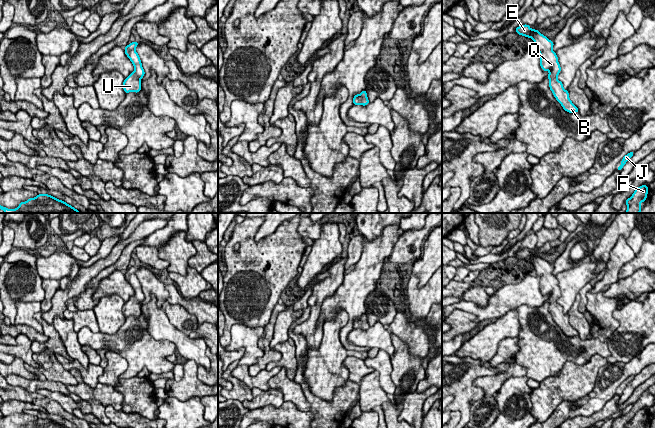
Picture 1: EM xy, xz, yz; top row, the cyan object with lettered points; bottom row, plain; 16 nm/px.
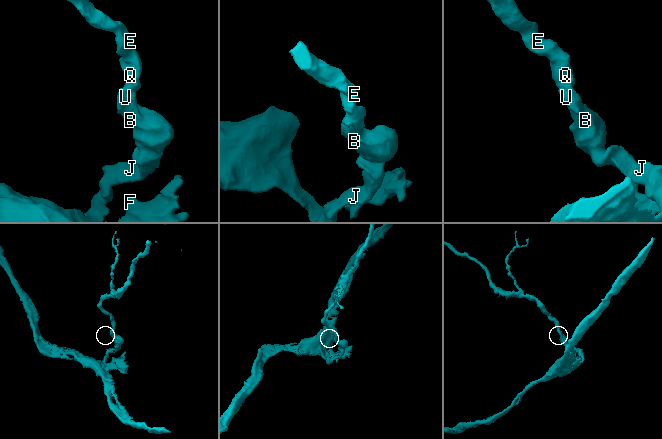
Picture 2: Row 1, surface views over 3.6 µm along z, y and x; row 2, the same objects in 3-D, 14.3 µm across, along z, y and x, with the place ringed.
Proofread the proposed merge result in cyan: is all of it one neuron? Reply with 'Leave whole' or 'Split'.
Leave whole

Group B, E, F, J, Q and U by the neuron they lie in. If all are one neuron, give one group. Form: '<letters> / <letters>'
B E F J Q U

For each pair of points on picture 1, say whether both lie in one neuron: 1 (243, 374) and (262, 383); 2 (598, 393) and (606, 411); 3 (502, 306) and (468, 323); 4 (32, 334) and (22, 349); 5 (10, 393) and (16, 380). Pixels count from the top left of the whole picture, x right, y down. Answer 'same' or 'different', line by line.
1: same
2: different
3: different
4: different
5: different

